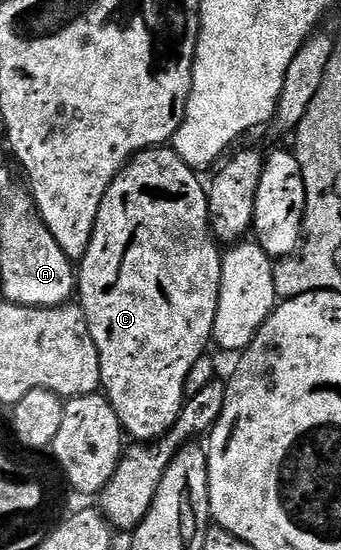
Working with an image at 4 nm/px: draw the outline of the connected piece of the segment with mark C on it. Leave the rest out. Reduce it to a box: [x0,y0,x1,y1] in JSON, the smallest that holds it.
[76,146,223,442]

